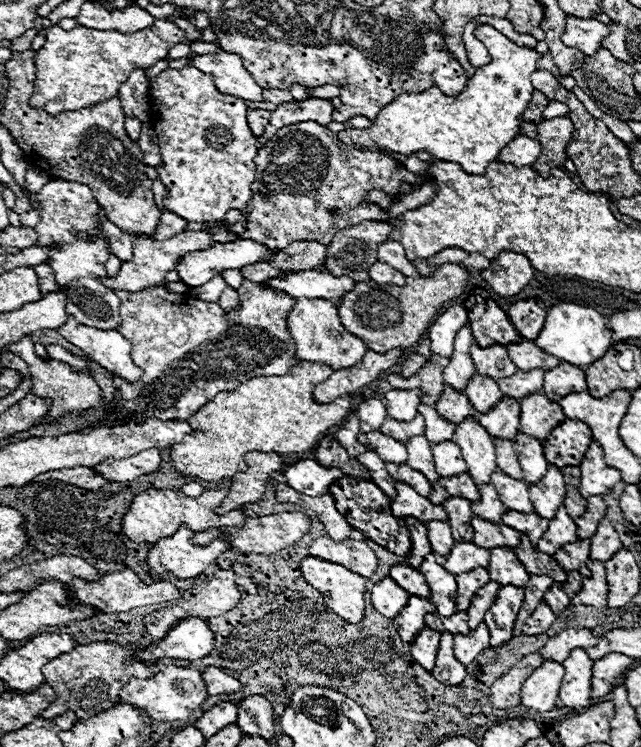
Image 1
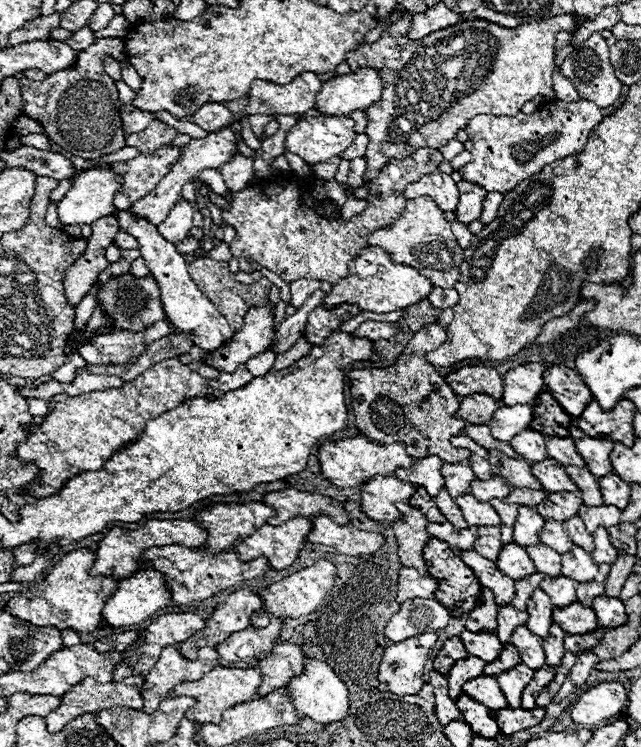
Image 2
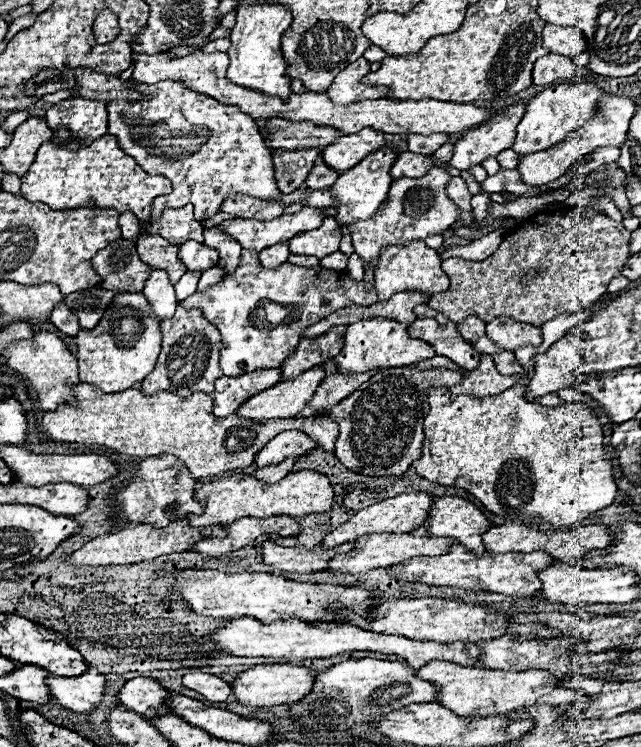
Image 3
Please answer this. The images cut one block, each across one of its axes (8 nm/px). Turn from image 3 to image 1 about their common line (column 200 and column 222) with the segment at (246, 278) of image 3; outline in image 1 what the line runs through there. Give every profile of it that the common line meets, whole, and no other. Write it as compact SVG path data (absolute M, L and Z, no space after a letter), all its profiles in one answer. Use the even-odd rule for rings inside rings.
M226 286L224 292L222 292L222 296L220 296L220 300L218 300L218 304L220 304L220 308L224 312L234 312L240 306L240 296L238 296L238 292L234 288Z

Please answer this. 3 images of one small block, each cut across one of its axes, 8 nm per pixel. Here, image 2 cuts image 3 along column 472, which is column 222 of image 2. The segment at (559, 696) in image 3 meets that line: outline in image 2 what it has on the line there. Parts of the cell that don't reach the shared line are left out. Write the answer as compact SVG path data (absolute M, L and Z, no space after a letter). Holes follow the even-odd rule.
M216 666L212 672L208 672L202 680L194 682L182 682L174 688L174 696L190 696L196 698L196 706L186 712L186 718L198 724L218 724L222 720L224 710L232 708L238 702L248 702L256 698L256 690L262 684L262 676L256 668L226 668L226 666Z

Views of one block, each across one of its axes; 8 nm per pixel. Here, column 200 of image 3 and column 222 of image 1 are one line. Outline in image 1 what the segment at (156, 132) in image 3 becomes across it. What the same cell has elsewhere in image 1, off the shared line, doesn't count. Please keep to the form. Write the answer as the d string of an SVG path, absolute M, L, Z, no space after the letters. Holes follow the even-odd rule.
M188 64L186 68L182 70L164 70L150 86L150 108L152 108L152 126L154 126L154 132L158 136L158 146L160 146L160 154L162 154L162 166L156 168L160 180L166 184L168 188L168 196L164 200L164 206L166 210L170 212L176 212L178 216L182 216L184 220L188 222L212 222L212 220L224 220L226 212L230 208L244 208L248 202L250 202L250 196L252 196L252 190L250 190L250 184L254 182L254 172L256 172L256 164L254 164L254 156L258 154L258 148L256 148L256 136L250 132L250 126L246 122L246 112L248 112L248 106L242 98L234 98L234 96L228 96L228 94L222 94L216 90L214 86L214 76L210 74L204 74L200 72L198 68L194 68L192 64Z

